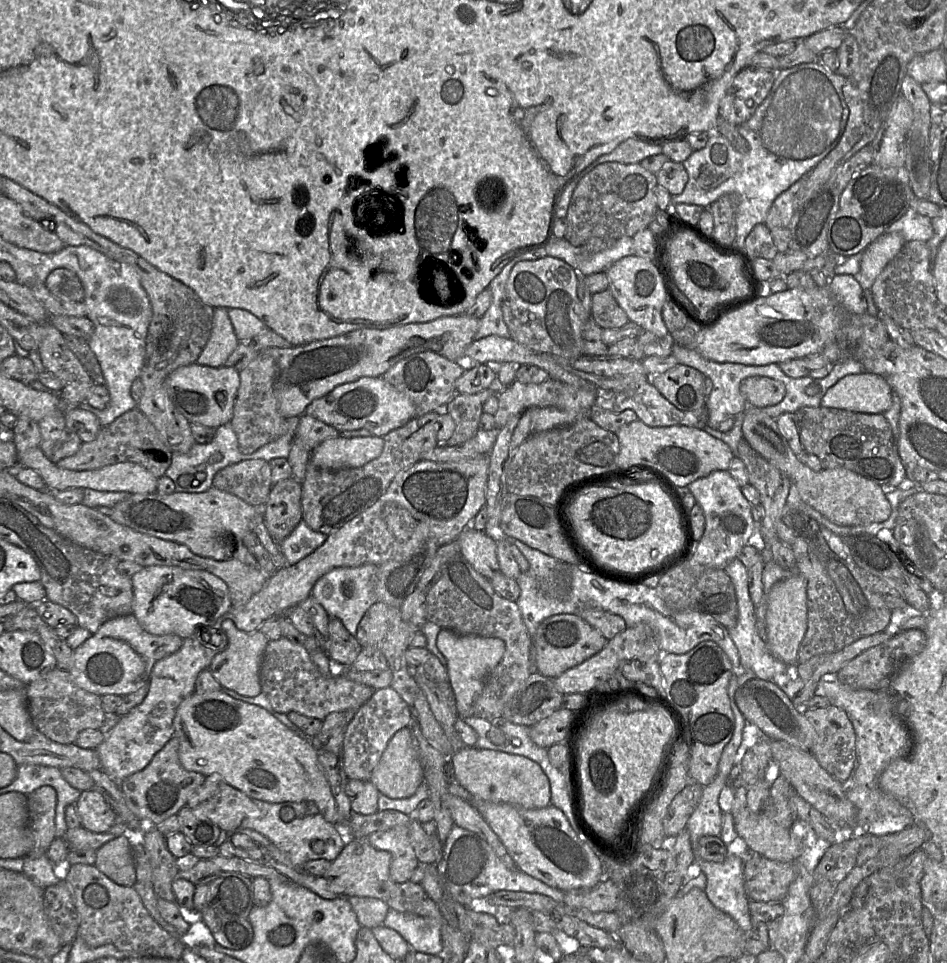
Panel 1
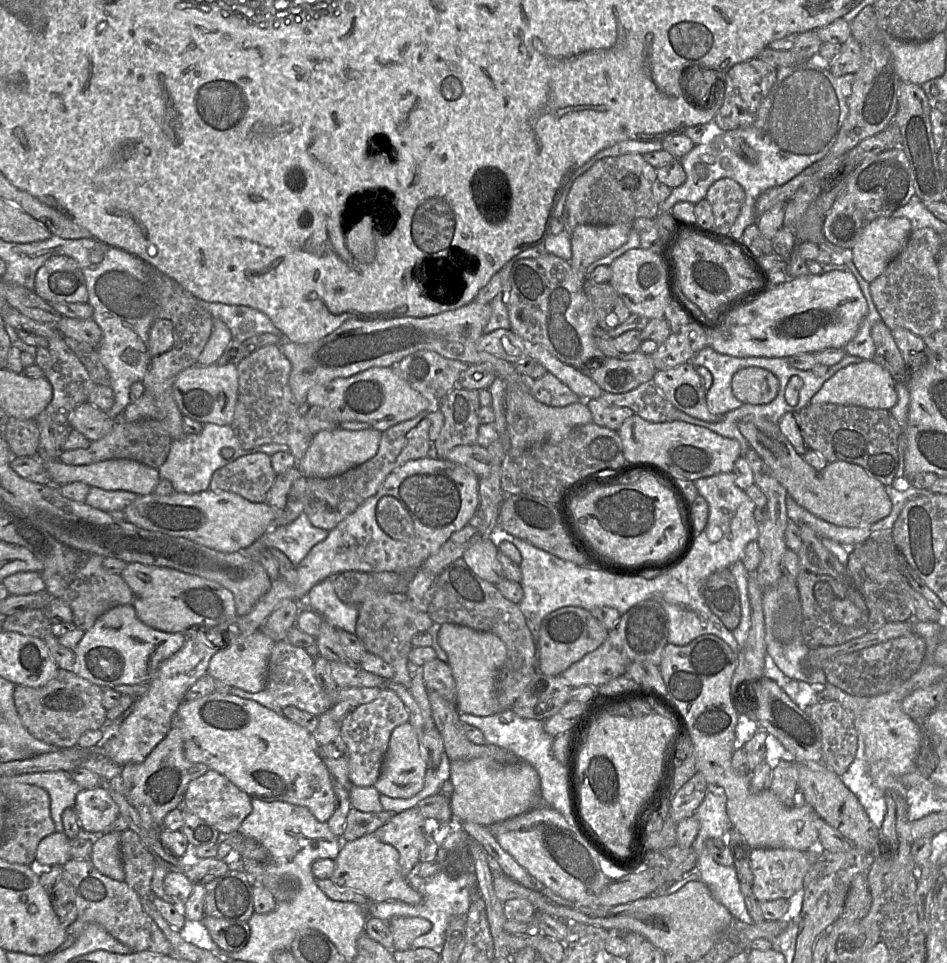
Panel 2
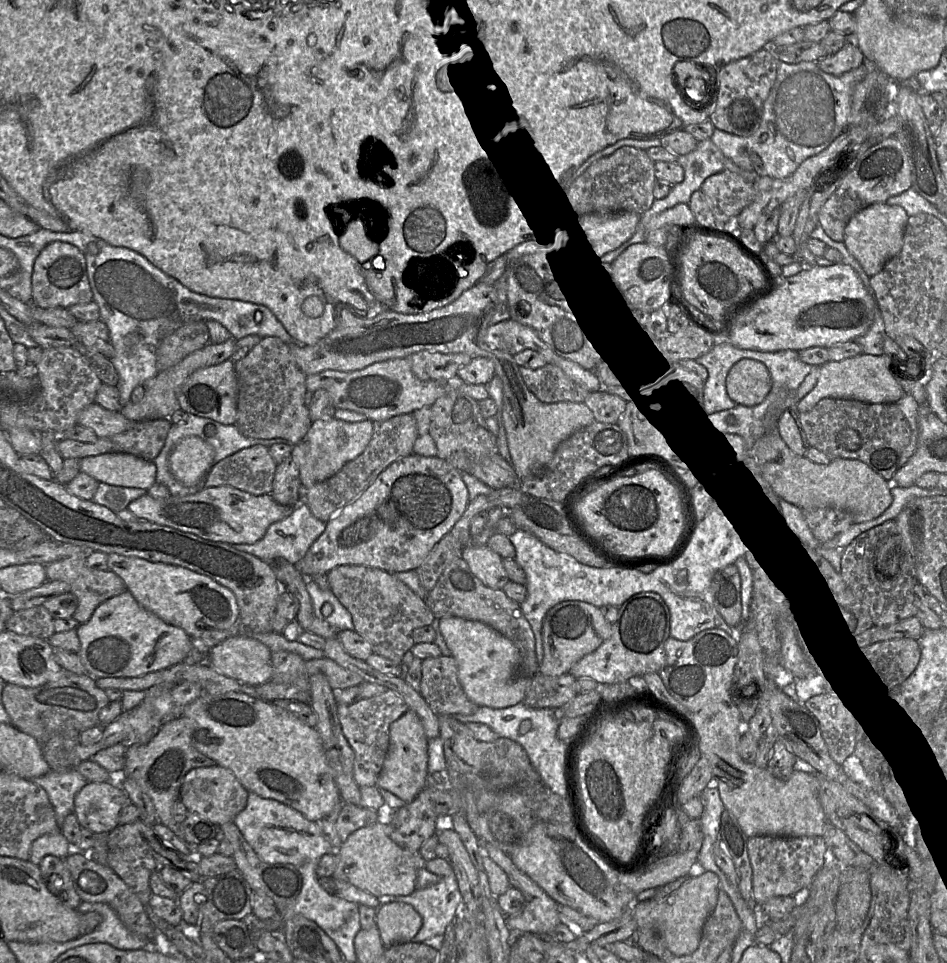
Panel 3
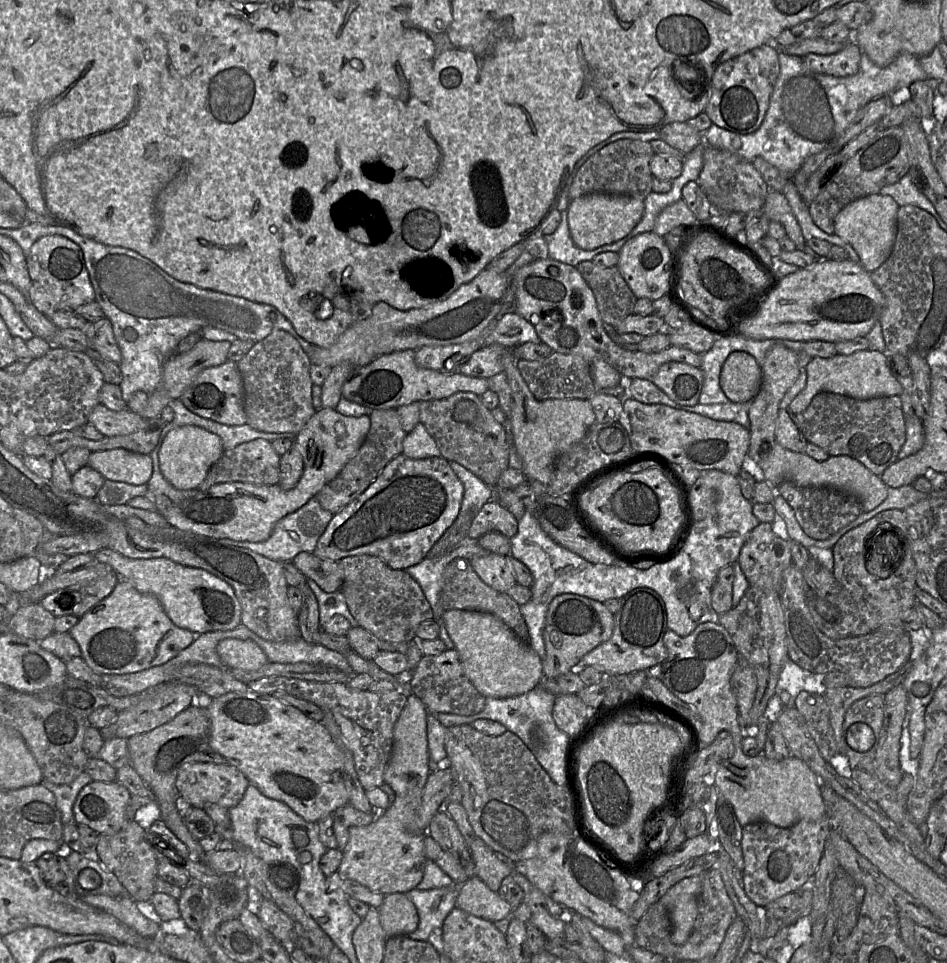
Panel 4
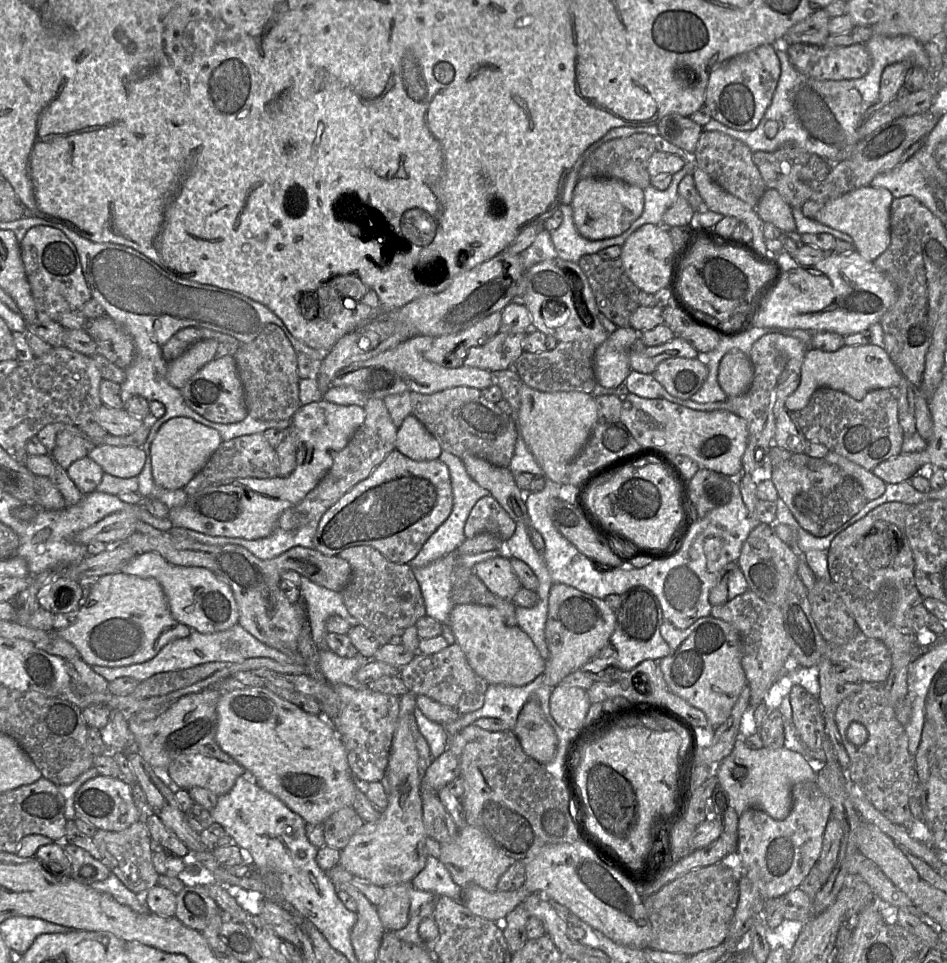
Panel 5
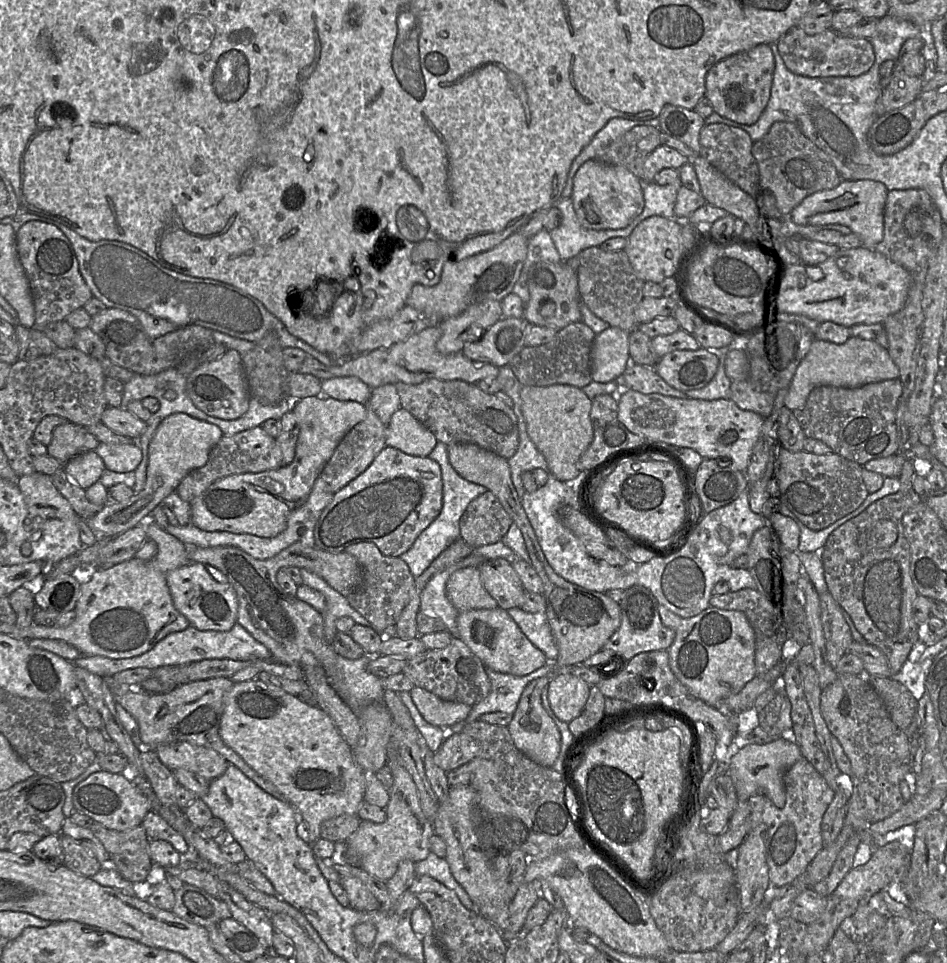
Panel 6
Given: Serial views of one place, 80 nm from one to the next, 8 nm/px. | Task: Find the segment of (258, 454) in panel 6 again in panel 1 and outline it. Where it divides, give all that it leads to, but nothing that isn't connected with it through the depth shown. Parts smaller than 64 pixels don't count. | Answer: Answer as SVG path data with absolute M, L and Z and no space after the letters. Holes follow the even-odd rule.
M251 459L229 465L215 475L212 487L263 509L273 487L271 464L263 459Z

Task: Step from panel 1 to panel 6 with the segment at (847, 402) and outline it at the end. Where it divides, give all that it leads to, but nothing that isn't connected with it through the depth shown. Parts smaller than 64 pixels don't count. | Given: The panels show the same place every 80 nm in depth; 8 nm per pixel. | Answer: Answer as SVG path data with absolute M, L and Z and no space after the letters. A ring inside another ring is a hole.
M850 337L843 344L814 339L806 356L796 369L784 398L784 407L802 409L811 391L819 386L857 388L869 383L899 379L900 373L888 350L875 340Z

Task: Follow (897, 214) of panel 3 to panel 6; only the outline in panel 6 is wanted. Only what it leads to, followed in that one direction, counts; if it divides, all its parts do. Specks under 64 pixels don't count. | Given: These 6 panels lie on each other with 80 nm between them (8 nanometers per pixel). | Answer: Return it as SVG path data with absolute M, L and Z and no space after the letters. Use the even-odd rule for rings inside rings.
M841 180L829 190L805 197L790 213L789 219L797 225L841 224L857 234L862 246L870 249L882 241L884 236L884 208L888 189L873 180Z

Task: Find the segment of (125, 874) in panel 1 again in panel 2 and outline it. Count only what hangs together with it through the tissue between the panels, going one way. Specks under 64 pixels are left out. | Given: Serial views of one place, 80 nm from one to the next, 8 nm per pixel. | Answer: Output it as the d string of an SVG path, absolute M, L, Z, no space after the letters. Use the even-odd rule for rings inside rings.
M121 832L103 834L93 845L90 861L99 872L117 880L125 880L120 850Z

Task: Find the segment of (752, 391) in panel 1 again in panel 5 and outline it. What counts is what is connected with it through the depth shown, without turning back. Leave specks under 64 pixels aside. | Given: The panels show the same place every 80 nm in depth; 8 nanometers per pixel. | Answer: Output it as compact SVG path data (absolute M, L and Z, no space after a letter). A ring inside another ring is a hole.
M730 350L719 363L717 379L727 397L736 397L748 391L753 375L749 356L740 350Z

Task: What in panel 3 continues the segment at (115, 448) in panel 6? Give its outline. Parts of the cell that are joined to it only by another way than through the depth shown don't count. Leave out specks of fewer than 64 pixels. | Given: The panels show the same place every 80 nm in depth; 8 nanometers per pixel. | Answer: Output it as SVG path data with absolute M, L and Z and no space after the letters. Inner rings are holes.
M106 453L81 459L80 472L99 483L148 490L156 483L157 468L147 461L127 453Z

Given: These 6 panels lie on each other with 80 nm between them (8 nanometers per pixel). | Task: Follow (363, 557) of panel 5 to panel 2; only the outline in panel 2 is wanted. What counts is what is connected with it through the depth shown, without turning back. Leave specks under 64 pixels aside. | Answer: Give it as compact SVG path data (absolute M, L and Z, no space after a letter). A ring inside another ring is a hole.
M345 571L334 576L333 584L339 599L359 612L356 635L368 652L371 652L393 669L392 680L410 689L411 676L407 667L408 656L413 648L412 638L418 633L427 631L433 620L427 612L416 609L406 594L388 593L377 590L370 573L361 571Z

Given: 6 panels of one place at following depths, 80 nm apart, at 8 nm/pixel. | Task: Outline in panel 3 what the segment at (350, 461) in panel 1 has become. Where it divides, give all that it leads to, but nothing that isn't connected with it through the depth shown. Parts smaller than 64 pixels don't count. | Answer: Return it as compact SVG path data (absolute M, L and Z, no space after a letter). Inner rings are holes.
M334 417L329 420L317 420L312 422L311 427L304 439L298 444L292 446L291 456L296 462L299 469L300 481L302 486L302 500L303 494L306 490L308 490L314 484L322 482L333 476L346 463L358 457L366 449L372 438L372 434L373 422L369 419L360 422L345 422Z

